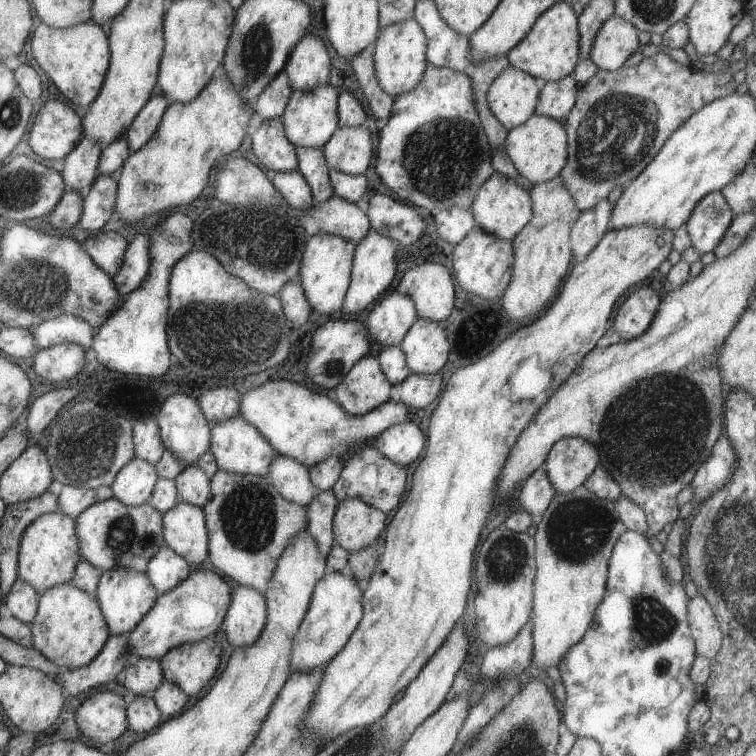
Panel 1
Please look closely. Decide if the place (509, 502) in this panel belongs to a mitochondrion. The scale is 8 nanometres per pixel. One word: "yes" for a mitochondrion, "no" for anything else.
no

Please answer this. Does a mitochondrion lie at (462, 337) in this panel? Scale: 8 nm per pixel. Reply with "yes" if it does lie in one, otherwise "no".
no

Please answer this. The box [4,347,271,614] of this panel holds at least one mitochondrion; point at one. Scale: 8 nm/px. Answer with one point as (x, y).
(84, 447)

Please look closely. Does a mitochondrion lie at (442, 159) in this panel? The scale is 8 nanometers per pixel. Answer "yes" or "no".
yes

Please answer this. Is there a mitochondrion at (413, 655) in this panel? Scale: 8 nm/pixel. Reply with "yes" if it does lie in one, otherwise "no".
no

